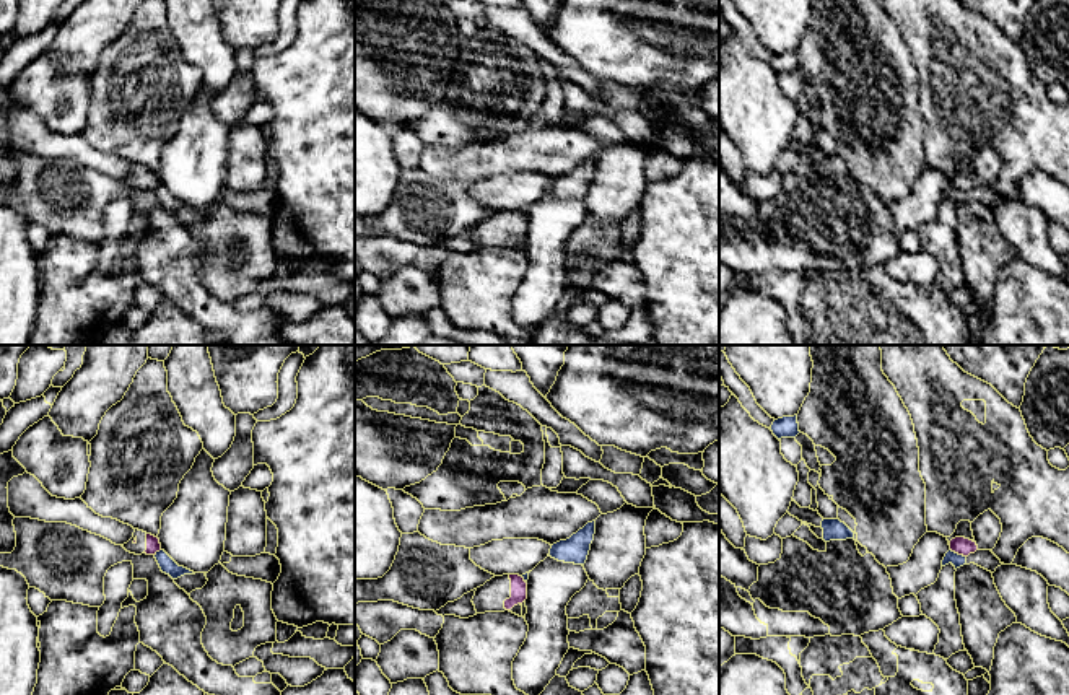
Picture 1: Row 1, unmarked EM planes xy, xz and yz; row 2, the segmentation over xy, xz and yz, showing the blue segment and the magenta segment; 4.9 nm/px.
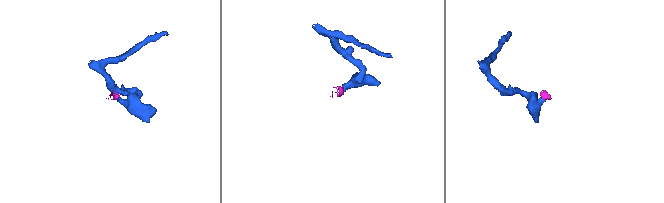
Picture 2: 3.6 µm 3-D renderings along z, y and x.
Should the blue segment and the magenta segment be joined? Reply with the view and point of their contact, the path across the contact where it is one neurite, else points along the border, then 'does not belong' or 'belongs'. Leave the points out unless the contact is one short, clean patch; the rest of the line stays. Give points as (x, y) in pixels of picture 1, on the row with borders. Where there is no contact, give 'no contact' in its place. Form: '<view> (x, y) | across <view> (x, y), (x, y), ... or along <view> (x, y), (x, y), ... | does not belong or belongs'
yz (957, 554) | along yz (951, 549), (965, 557) | does not belong

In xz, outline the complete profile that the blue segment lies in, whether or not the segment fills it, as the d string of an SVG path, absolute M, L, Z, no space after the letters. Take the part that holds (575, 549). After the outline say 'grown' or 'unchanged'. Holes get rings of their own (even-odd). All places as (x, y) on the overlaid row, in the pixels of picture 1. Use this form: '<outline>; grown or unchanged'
M596 521L587 522L569 539L553 544L548 555L558 562L584 566L591 550L591 544L594 540L594 534L596 534Z; unchanged

